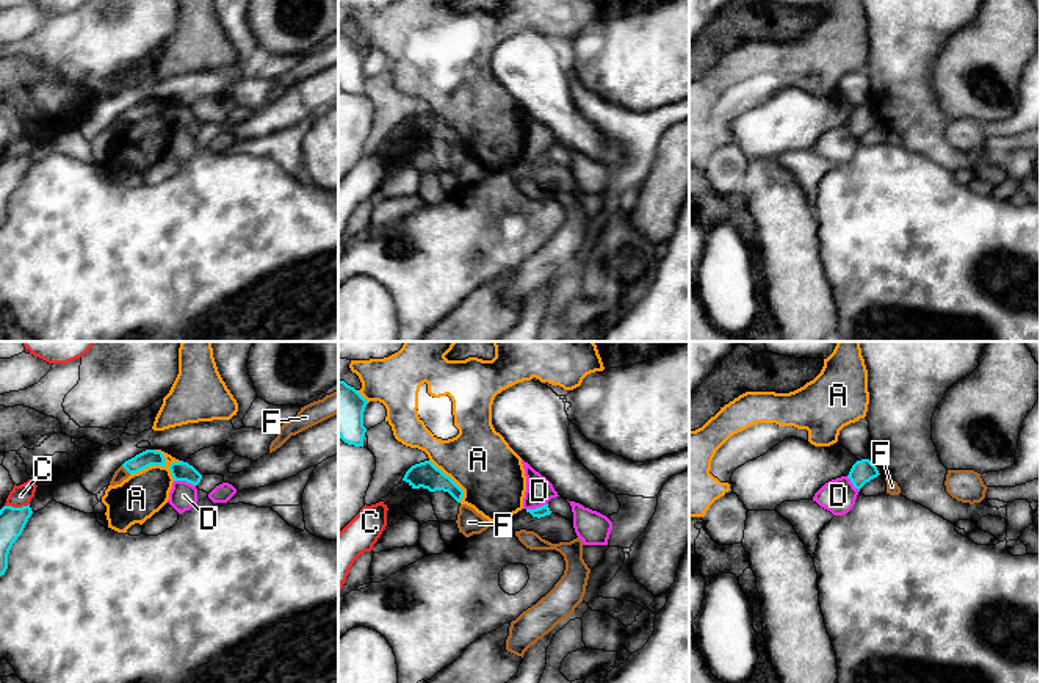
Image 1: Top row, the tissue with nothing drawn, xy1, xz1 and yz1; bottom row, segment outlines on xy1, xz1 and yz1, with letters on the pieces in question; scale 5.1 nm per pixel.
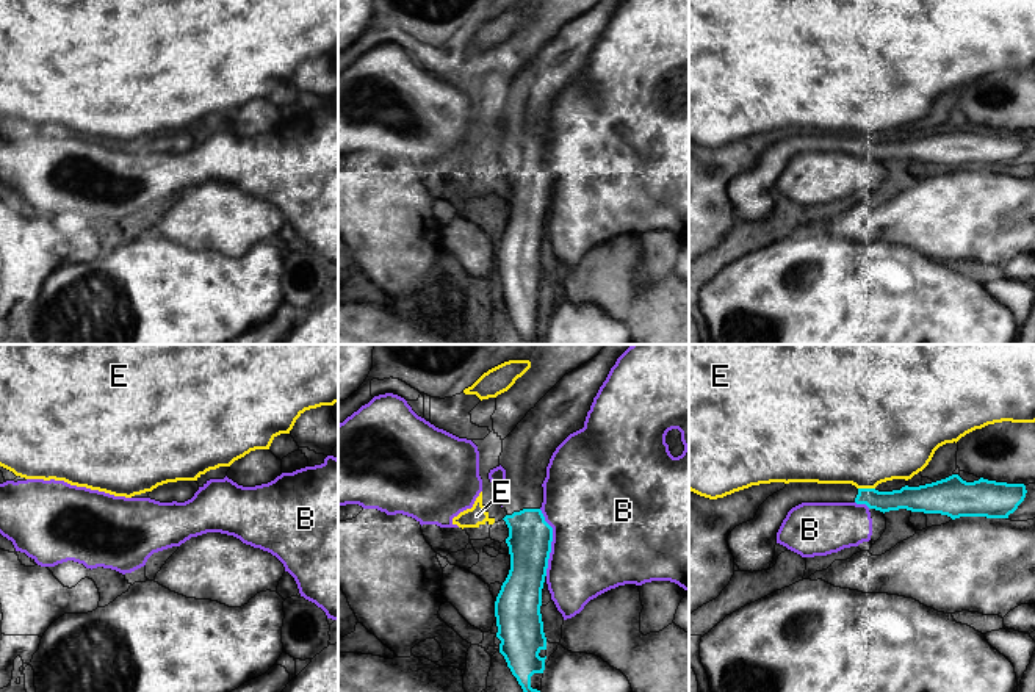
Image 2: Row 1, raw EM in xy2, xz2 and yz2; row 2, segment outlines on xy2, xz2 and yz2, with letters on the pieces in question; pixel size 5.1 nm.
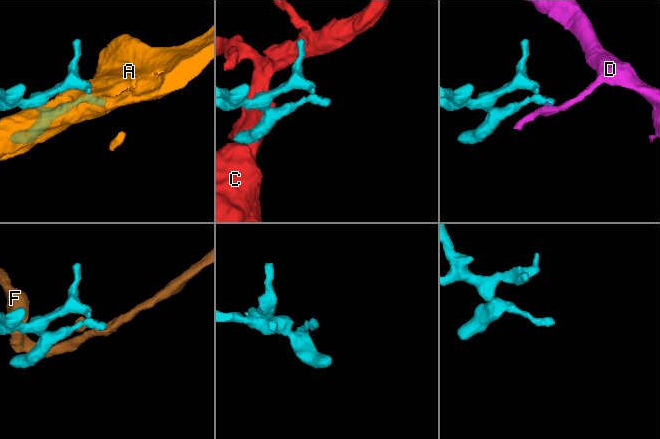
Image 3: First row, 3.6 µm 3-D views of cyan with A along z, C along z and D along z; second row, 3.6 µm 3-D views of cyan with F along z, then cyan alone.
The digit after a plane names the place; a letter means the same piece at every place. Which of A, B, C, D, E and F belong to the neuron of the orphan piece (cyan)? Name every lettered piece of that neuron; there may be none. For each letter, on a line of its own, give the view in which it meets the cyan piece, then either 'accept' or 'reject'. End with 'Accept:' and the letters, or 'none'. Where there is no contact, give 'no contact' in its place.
A: meets cyan in xy1; reject
B: meets cyan in xz2; reject
C: meets cyan in xy1; reject
D: meets cyan in xy1; reject
E: meets cyan in yz2; reject
F: meets cyan in xy1; reject
Accept: none

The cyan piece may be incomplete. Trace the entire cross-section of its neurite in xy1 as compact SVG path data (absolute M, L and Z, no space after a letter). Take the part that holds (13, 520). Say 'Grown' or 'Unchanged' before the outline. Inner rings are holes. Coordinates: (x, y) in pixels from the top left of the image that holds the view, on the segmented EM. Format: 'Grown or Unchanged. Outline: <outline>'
Unchanged. Outline: M30 504L22 508L3 506L0 509L0 576L5 575L9 550L22 534L31 514Z

